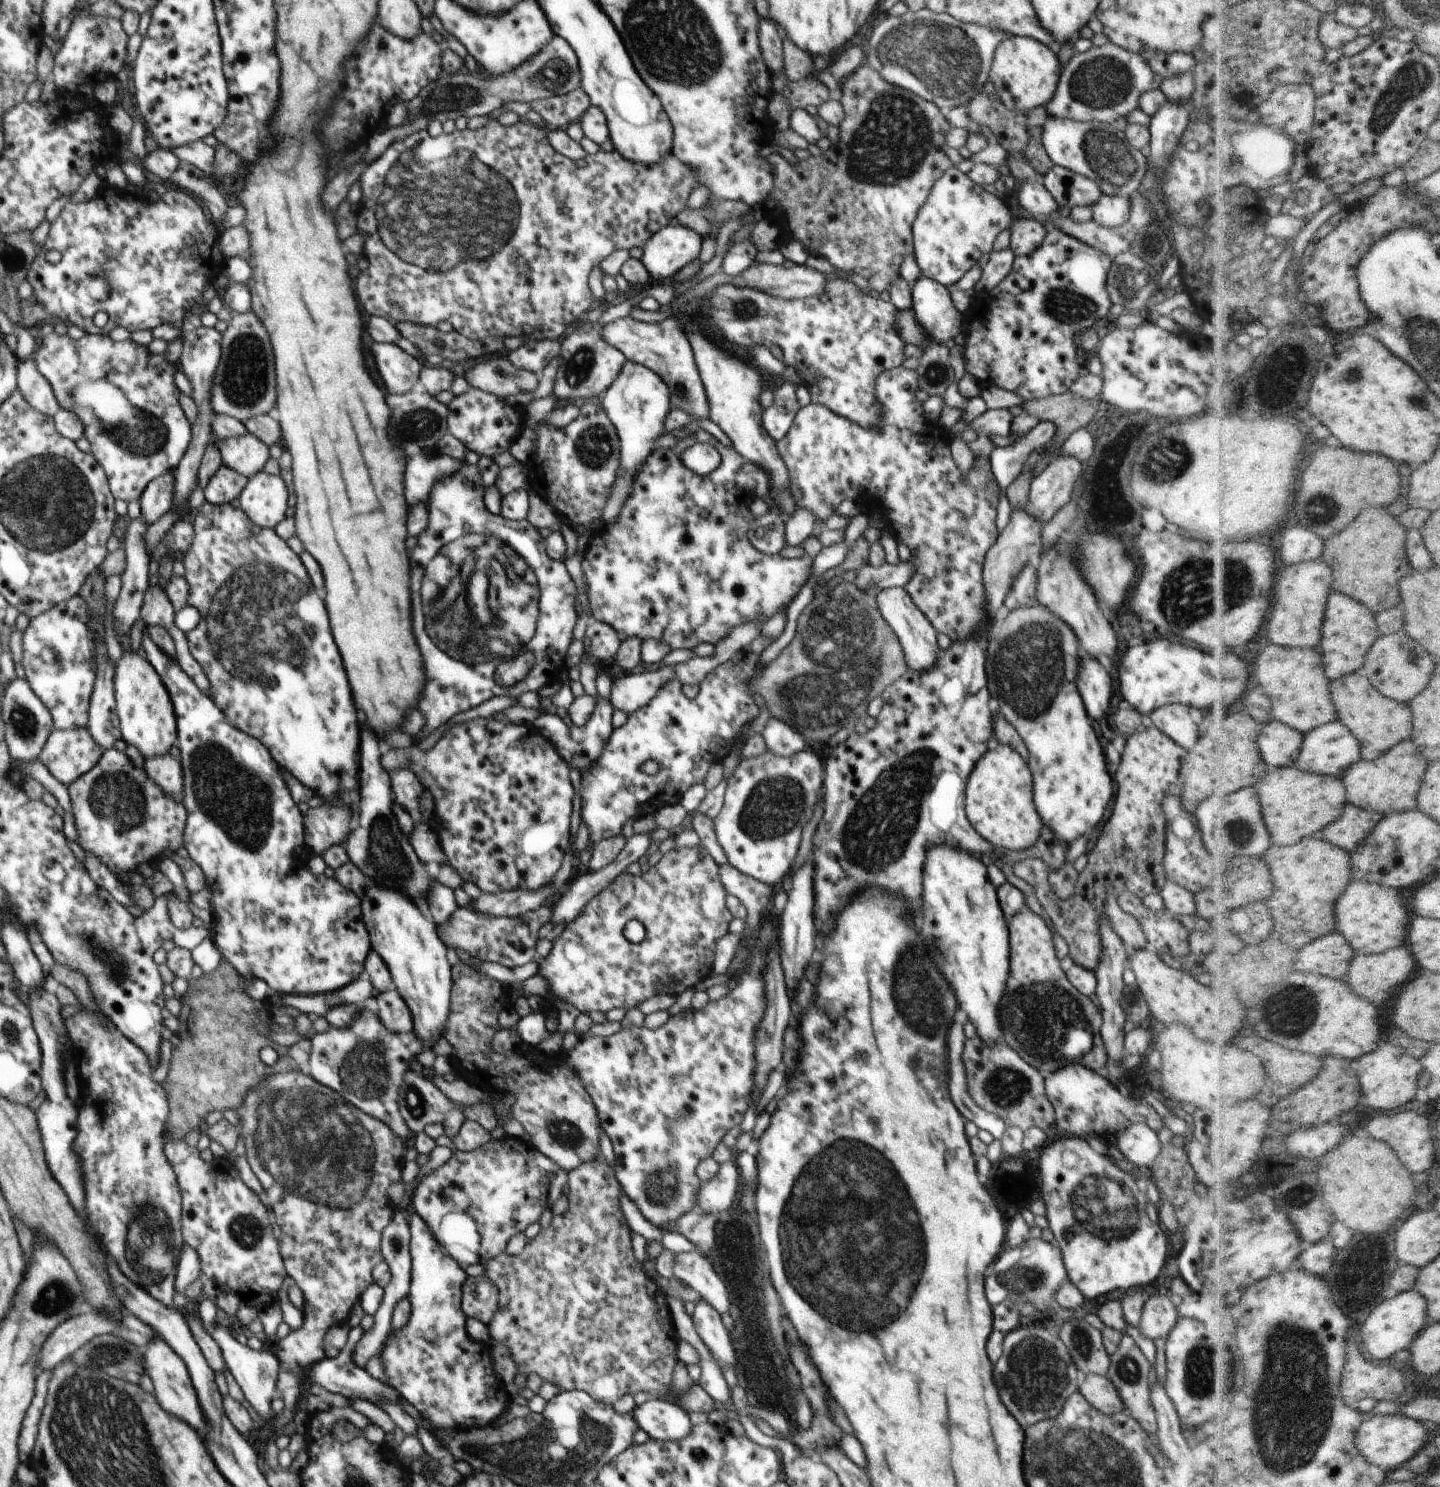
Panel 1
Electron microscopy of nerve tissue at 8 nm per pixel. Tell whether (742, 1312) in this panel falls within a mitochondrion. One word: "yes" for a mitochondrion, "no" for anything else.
yes

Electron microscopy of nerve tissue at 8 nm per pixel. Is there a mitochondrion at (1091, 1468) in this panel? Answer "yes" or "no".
yes

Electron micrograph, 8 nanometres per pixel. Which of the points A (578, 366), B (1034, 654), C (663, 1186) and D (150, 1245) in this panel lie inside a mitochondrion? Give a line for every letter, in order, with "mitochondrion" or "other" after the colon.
A: mitochondrion
B: mitochondrion
C: mitochondrion
D: mitochondrion

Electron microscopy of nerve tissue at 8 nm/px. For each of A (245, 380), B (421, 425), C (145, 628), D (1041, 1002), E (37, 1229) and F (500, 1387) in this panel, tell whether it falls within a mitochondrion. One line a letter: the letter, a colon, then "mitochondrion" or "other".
A: mitochondrion
B: mitochondrion
C: other
D: mitochondrion
E: other
F: other

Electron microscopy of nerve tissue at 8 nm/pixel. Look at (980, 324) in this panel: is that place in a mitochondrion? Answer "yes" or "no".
no

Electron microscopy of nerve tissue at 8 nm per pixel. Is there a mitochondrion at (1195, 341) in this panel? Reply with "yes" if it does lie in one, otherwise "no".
no

